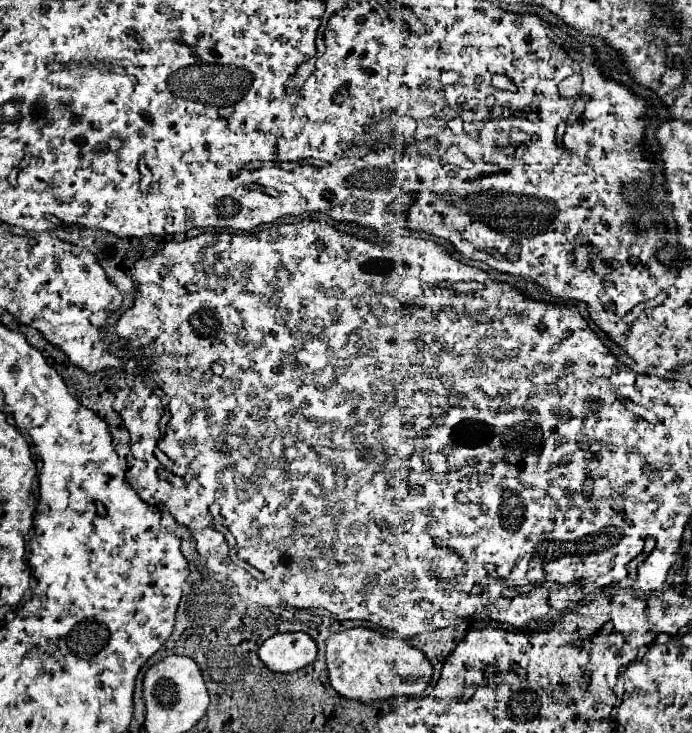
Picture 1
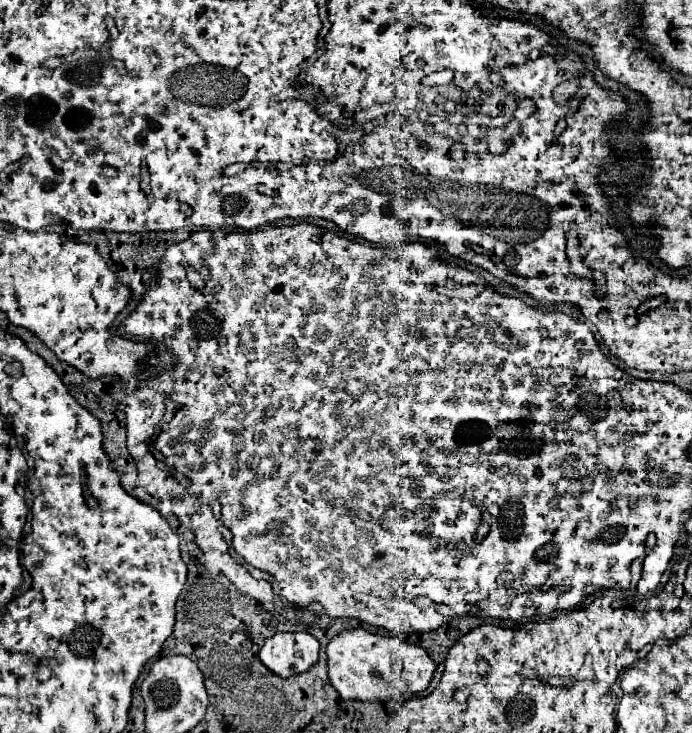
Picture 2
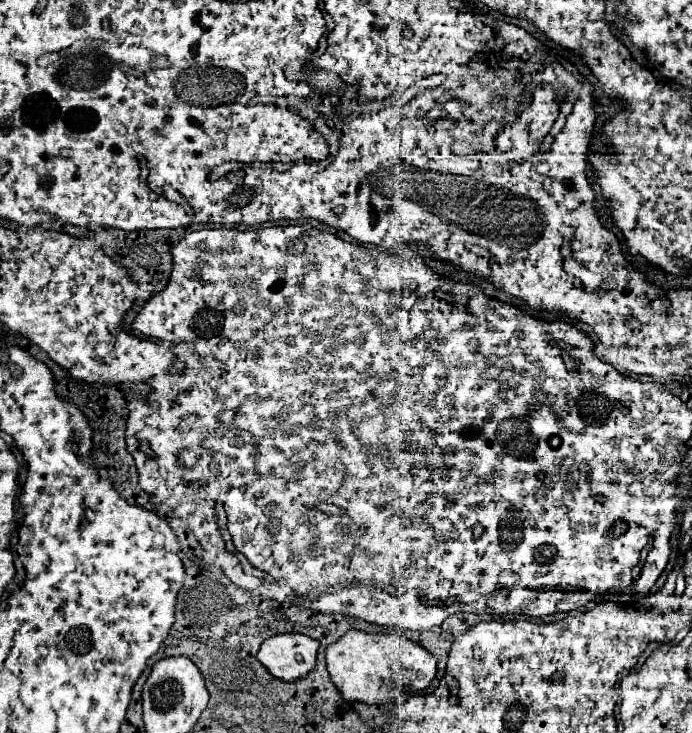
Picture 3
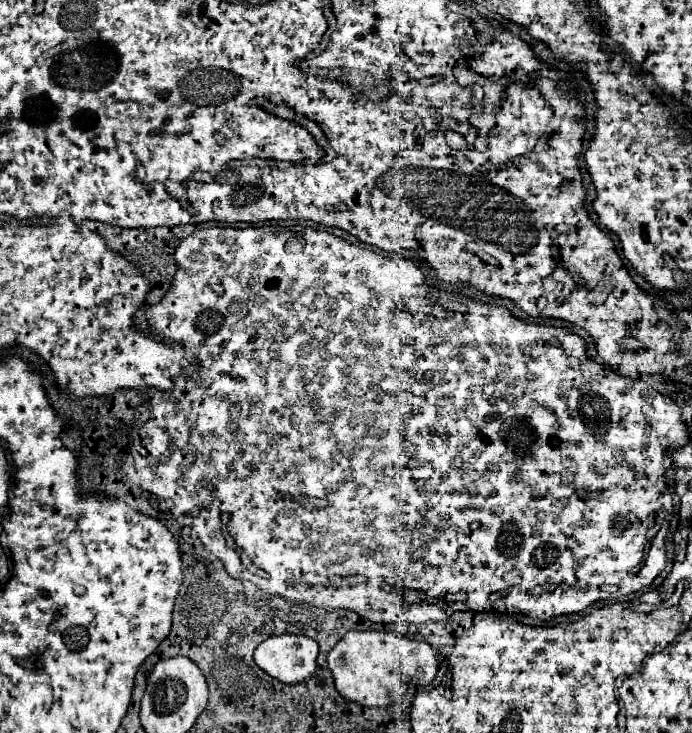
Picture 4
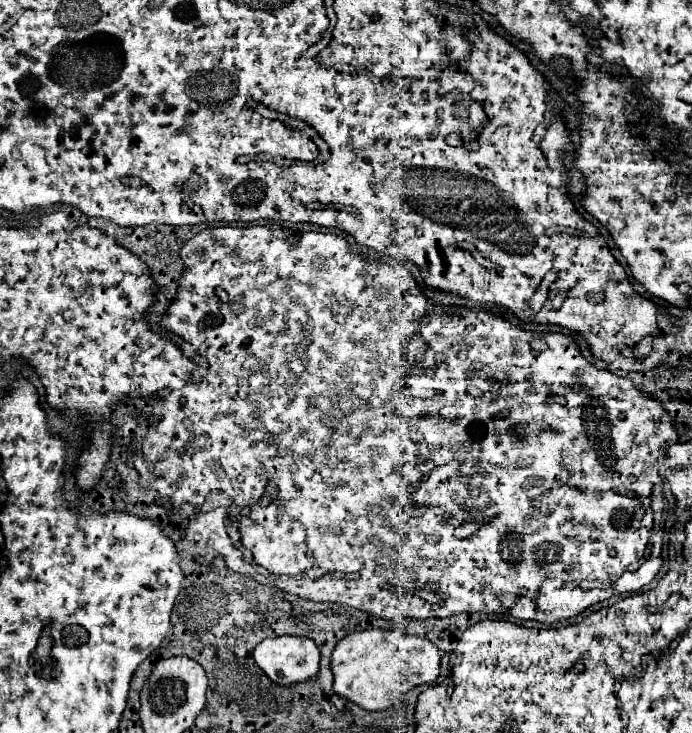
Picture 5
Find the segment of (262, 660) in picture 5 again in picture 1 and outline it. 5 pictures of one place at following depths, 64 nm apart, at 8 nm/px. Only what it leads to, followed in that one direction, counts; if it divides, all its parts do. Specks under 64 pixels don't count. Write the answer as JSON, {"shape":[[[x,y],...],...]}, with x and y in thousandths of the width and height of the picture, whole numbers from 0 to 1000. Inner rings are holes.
{"shape":[[[413,862],[390,868],[373,887],[376,900],[393,914],[419,920],[442,911],[457,900],[460,881],[439,862]]]}

